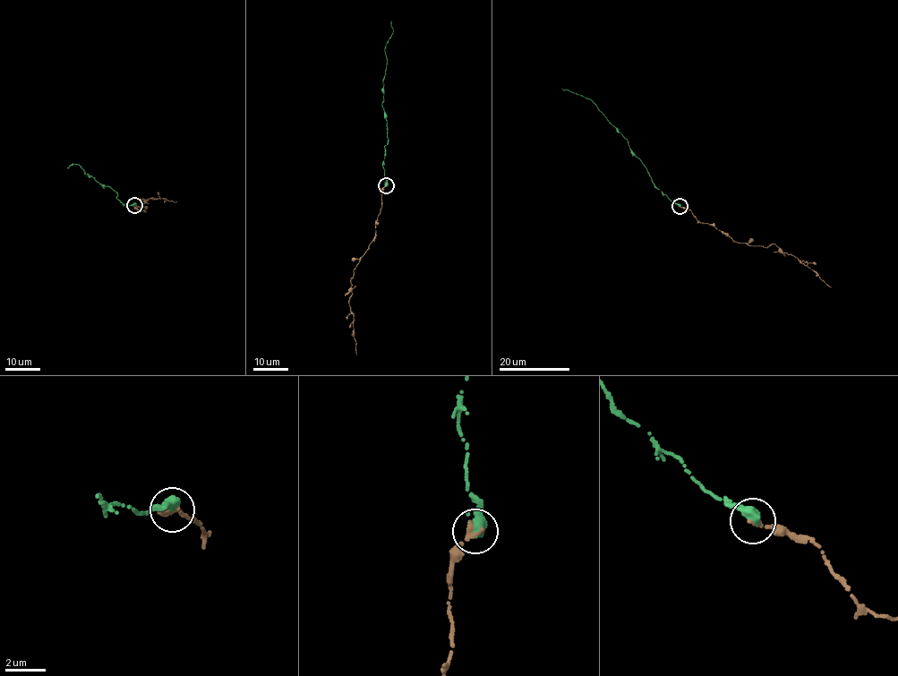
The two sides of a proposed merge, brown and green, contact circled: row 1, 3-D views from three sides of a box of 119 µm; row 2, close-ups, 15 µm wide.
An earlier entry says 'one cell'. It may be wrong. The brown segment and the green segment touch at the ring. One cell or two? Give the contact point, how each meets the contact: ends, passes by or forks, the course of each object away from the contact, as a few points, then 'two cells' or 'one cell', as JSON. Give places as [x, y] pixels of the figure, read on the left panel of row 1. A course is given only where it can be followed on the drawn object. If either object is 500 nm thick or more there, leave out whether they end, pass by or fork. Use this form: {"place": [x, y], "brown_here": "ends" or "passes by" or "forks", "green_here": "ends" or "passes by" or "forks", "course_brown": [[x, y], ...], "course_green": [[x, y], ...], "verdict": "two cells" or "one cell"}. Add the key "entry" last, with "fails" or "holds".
{"place": [134, 205], "brown_here": "ends", "green_here": "passes by", "course_brown": [[135, 205], [141, 209], [141, 205], [146, 207], [145, 211], [140, 207], [142, 205], [141, 199], [176, 201]], "course_green": [[135, 205], [124, 204], [116, 199], [117, 192], [85, 175], [80, 166], [73, 164], [67, 167]], "verdict": "one cell", "entry": "holds"}

